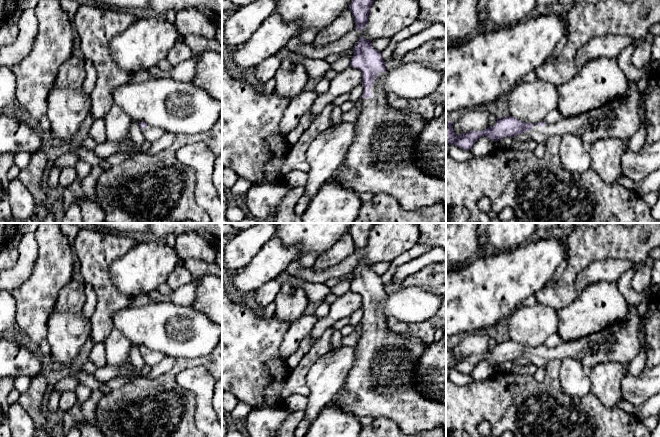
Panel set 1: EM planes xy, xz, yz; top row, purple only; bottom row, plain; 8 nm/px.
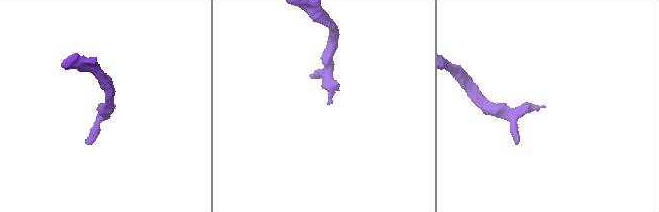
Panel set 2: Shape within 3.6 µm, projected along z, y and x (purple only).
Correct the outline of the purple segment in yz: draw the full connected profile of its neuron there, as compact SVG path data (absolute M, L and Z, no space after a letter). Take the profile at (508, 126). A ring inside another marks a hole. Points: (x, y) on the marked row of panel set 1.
M629 80L628 92L623 99L612 100L600 108L579 115L562 117L555 124L549 124L545 121L537 124L525 123L512 116L506 116L498 118L493 127L488 127L482 131L461 133L456 136L452 127L453 122L446 121L446 143L456 145L463 150L469 150L481 136L486 136L492 141L499 141L504 137L515 137L521 133L528 135L531 140L537 143L545 143L550 137L563 136L565 134L573 134L580 137L587 146L605 138L619 138L628 143L640 127L639 104L640 98L636 81Z

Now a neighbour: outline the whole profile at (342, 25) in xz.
M347 9L328 28L318 32L313 43L317 46L329 44L343 38L354 27L354 18L351 11Z

